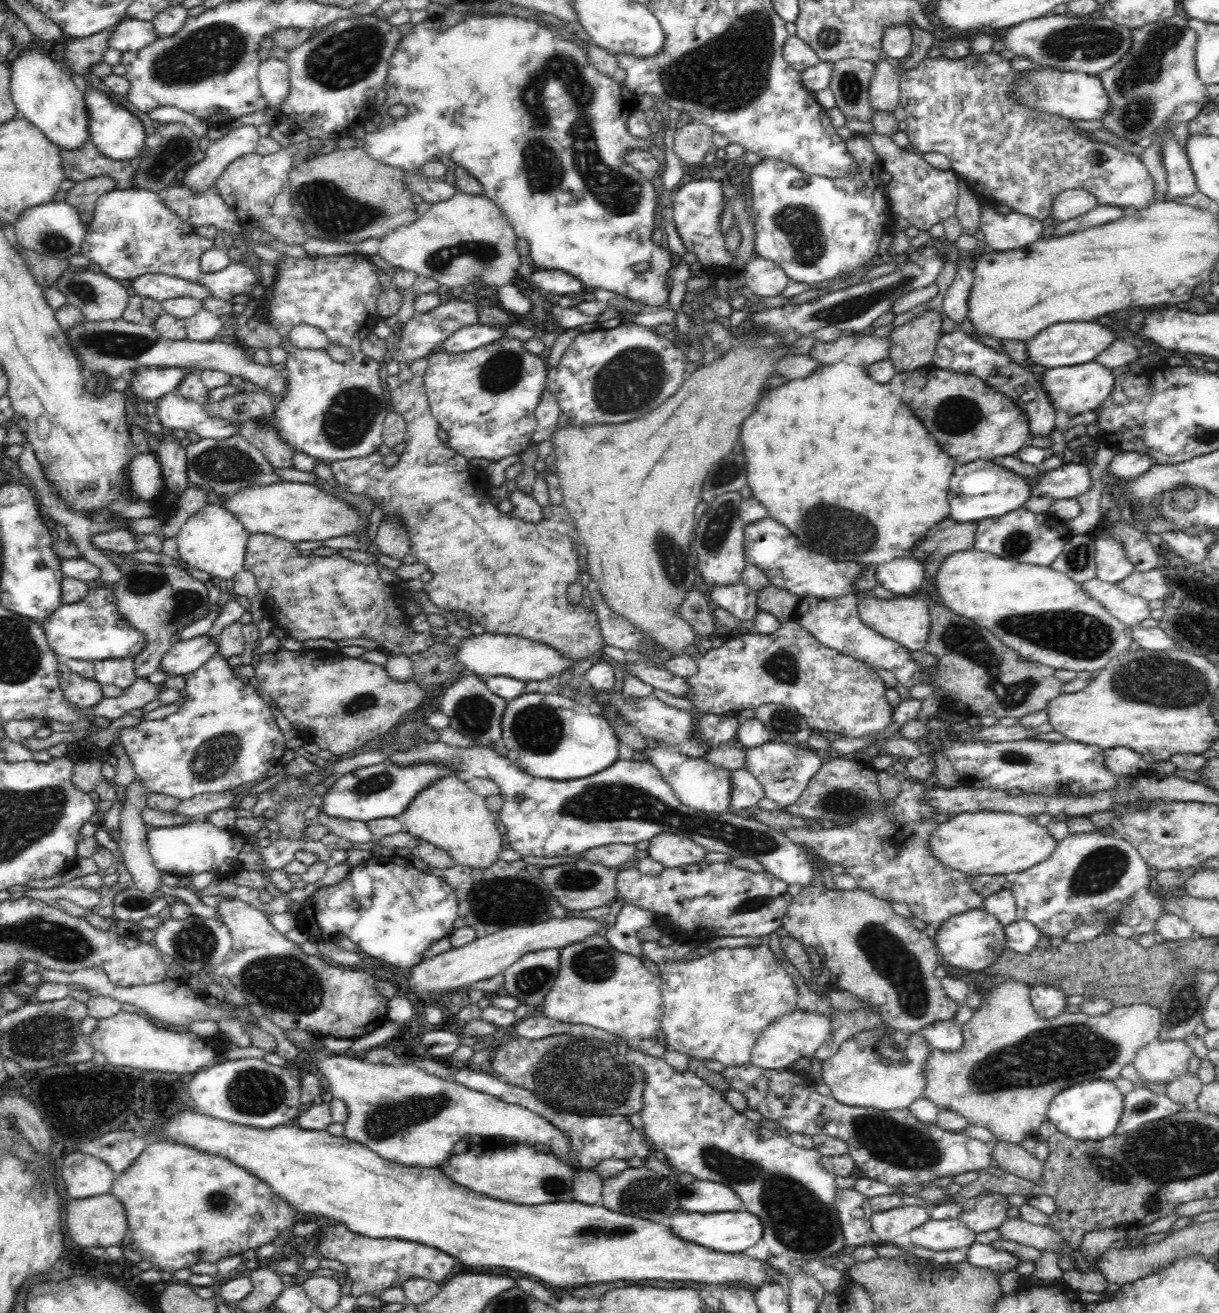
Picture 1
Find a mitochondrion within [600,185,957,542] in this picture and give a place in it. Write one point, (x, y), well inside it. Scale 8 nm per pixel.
(800, 224)

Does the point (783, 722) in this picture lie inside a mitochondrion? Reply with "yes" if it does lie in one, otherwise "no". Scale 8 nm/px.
yes

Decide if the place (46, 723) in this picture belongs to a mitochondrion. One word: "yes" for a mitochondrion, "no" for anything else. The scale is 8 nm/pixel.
no

